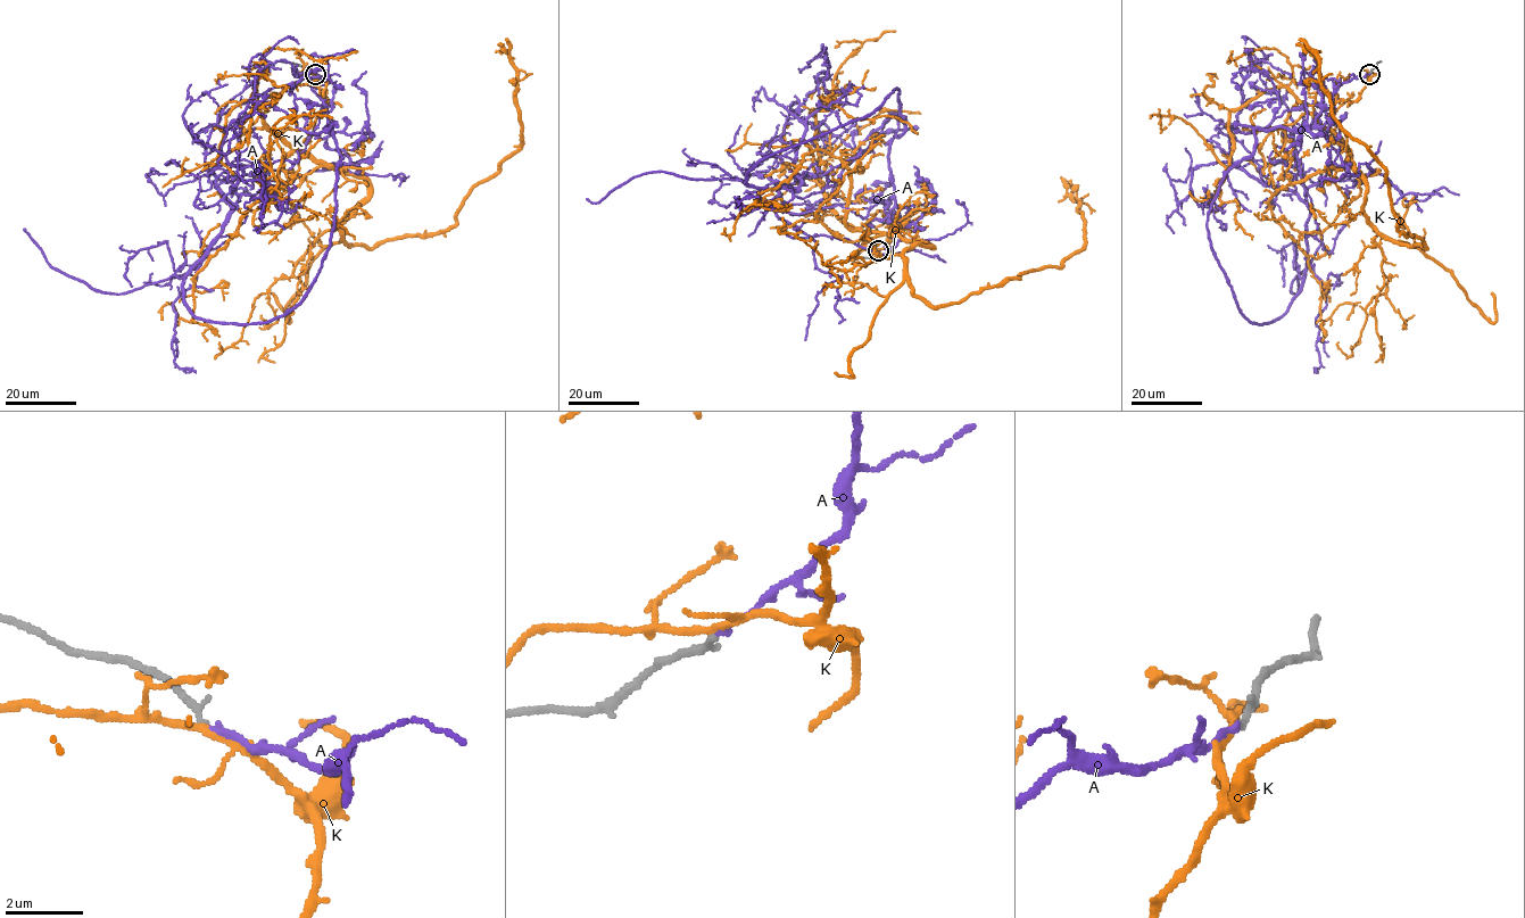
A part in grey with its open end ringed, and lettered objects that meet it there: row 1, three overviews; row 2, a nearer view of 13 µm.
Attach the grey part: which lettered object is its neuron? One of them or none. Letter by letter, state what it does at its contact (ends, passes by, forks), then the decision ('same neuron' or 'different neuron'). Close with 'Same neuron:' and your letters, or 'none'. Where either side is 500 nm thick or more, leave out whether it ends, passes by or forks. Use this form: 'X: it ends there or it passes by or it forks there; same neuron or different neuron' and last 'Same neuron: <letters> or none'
A: it ends there; same neuron
K: it passes by; different neuron
Same neuron: A

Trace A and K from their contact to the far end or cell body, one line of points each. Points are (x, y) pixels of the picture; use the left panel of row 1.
A: (316, 74), (209, 134), (233, 206), (183, 283), (196, 317), (301, 300), (341, 156), (291, 90), (344, 89)
K: (315, 74), (326, 100), (298, 147), (366, 183), (341, 233), (375, 247), (449, 230), (521, 145), (498, 44)

